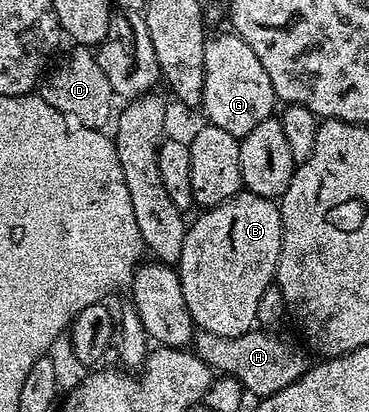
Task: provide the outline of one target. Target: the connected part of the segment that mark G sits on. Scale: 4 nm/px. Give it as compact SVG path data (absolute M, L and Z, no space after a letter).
M235 32L227 33L221 38L209 37L206 41L206 72L200 106L208 117L205 118L207 125L222 128L230 132L230 136L241 139L257 124L262 124L262 120L273 117L278 99L274 84L270 84L270 76L266 76L266 68L262 68L250 44Z

